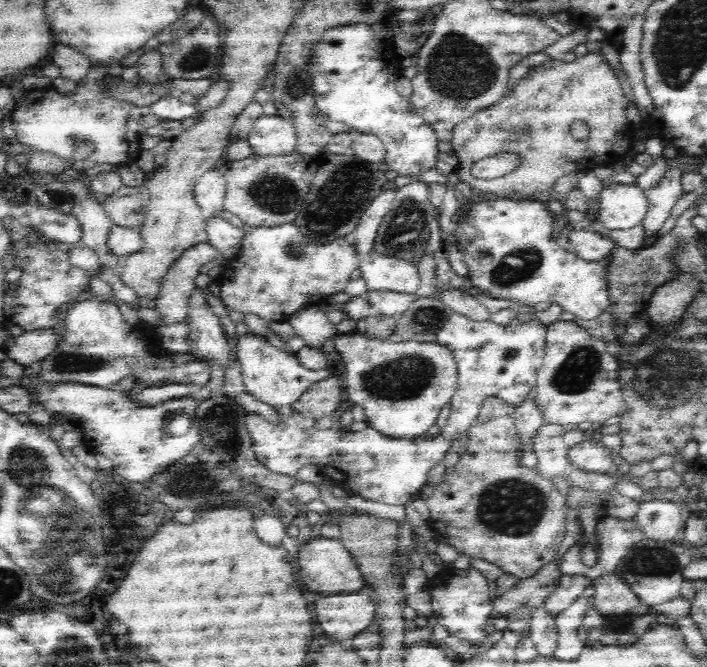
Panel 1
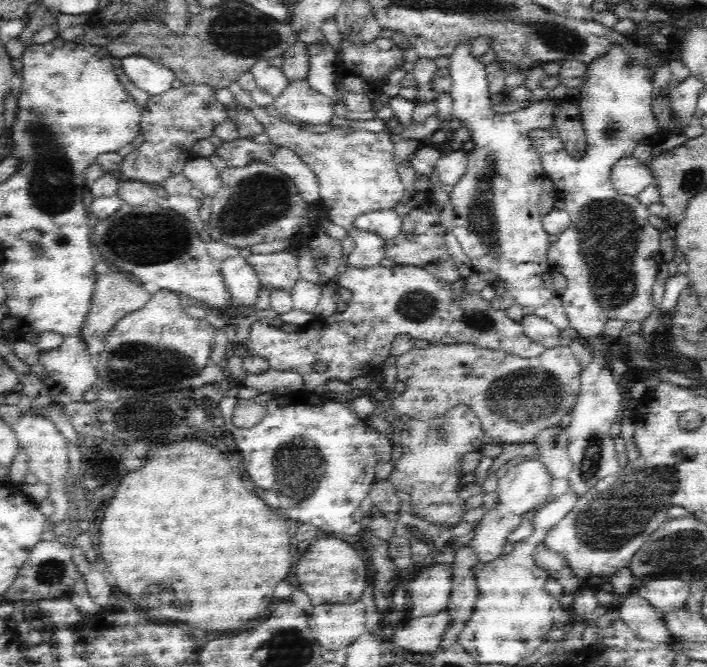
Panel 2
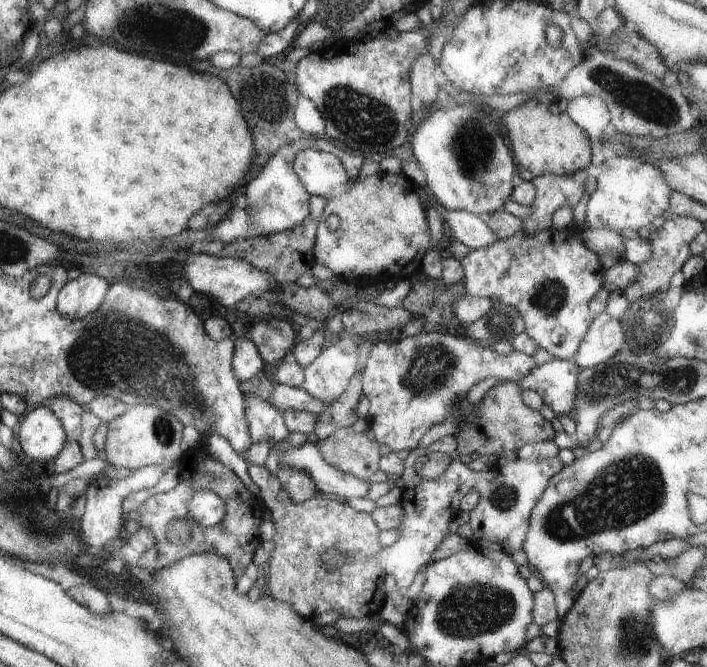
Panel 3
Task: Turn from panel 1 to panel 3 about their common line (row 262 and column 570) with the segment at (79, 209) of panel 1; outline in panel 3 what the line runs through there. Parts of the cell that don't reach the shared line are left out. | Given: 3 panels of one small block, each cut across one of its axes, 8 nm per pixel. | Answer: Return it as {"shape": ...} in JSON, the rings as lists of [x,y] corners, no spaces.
{"shape":[[[581,95],[566,101],[566,115],[582,128],[591,140],[605,130],[610,121],[607,105],[593,95]]]}

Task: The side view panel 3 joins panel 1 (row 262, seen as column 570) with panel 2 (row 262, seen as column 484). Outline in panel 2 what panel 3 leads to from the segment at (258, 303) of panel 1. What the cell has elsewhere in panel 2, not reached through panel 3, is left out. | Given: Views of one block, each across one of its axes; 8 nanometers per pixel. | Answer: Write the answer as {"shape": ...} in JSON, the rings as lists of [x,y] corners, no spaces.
{"shape":[[[279,251],[270,256],[254,256],[251,253],[246,262],[252,266],[259,276],[261,286],[268,290],[292,290],[292,287],[301,279],[298,259],[291,258],[286,251]]]}

